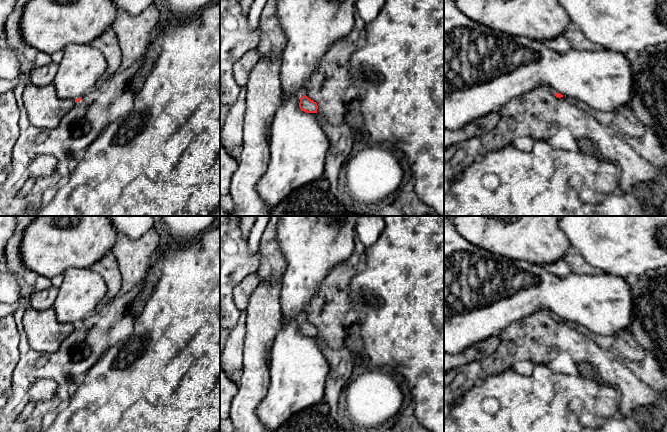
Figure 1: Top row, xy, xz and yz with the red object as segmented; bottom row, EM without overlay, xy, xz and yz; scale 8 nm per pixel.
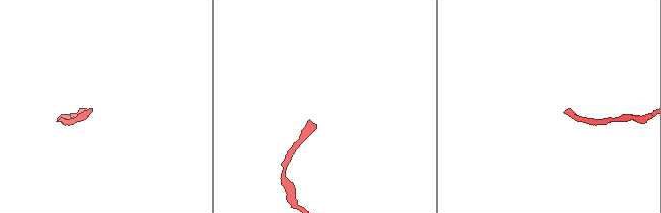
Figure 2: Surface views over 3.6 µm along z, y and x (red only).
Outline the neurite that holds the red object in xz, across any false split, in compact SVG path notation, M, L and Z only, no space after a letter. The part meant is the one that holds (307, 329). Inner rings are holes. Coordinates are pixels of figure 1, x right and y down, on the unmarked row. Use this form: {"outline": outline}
{"outline": "M306 319L300 322L299 331L302 335L306 337L317 337L317 327L309 323Z"}

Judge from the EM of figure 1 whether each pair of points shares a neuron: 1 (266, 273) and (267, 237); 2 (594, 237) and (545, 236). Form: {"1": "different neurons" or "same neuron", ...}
{"1": "same neuron", "2": "different neurons"}

